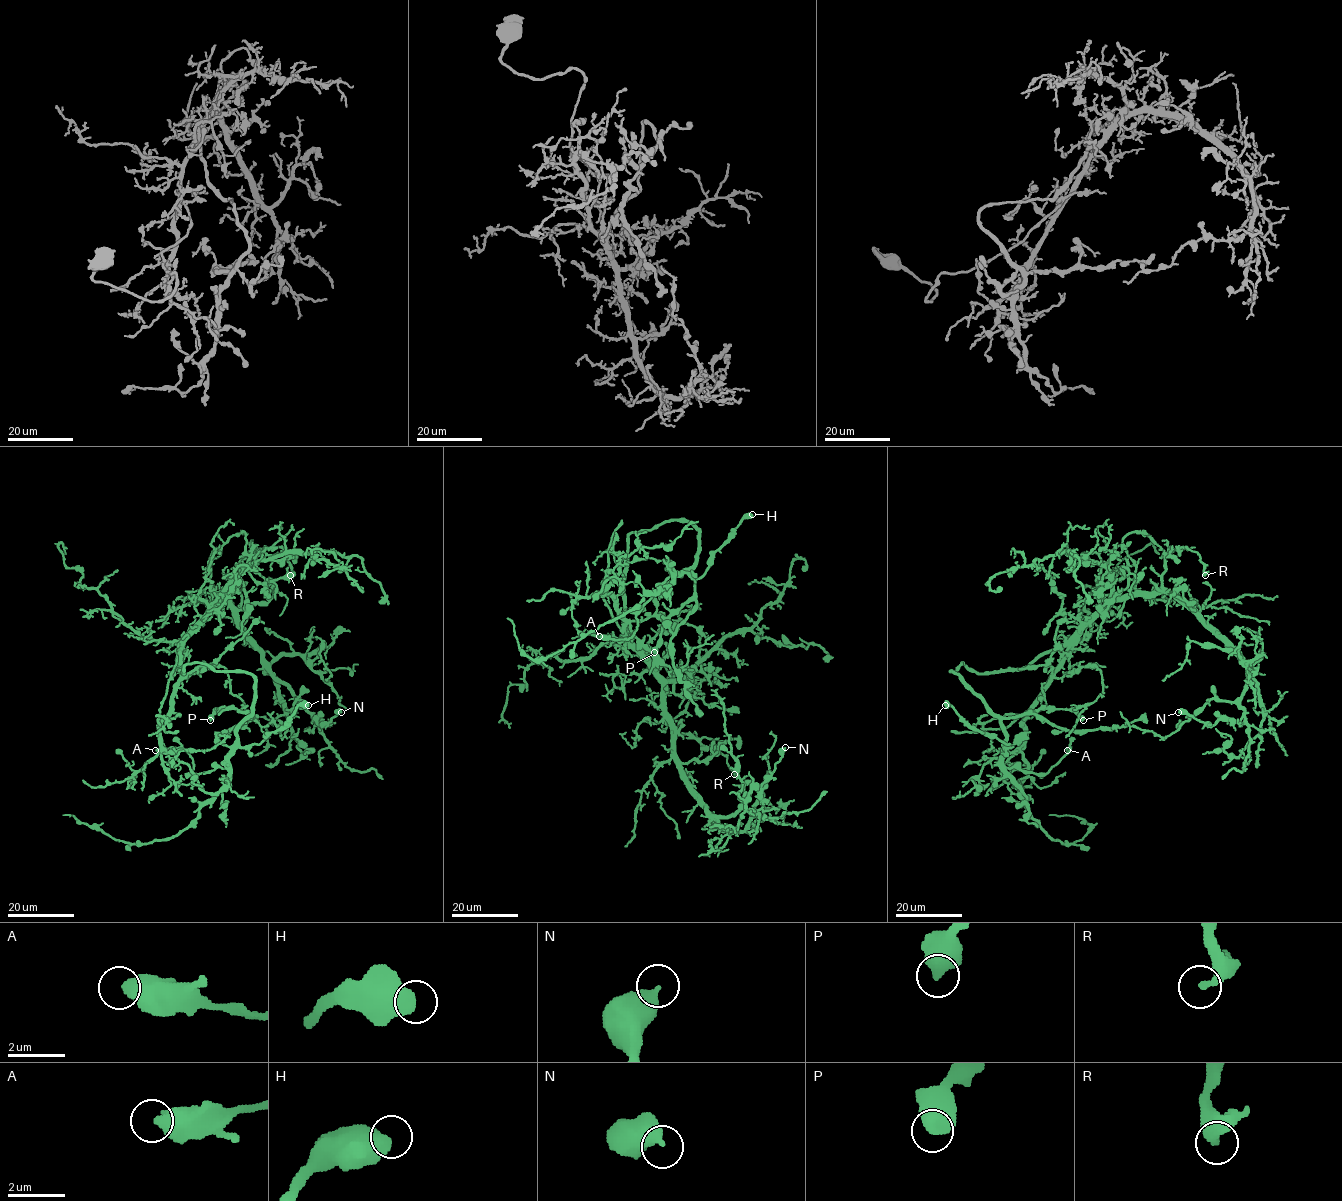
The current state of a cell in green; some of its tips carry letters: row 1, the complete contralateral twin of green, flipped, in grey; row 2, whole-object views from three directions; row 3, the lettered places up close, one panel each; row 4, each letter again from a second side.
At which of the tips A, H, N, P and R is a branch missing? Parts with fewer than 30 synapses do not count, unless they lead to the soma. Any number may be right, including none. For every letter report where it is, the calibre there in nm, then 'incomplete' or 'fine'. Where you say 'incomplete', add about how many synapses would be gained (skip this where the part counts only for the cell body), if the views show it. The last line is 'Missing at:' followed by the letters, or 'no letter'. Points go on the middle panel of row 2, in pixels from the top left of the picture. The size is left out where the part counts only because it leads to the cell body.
A: place (599, 636); calibre 550 nm; fine
H: place (752, 514); calibre 650 nm; fine
N: place (785, 747); calibre 440 nm; fine
P: place (654, 652); calibre 600 nm; fine
R: place (734, 774); calibre 340 nm; fine
Missing at: no letter

